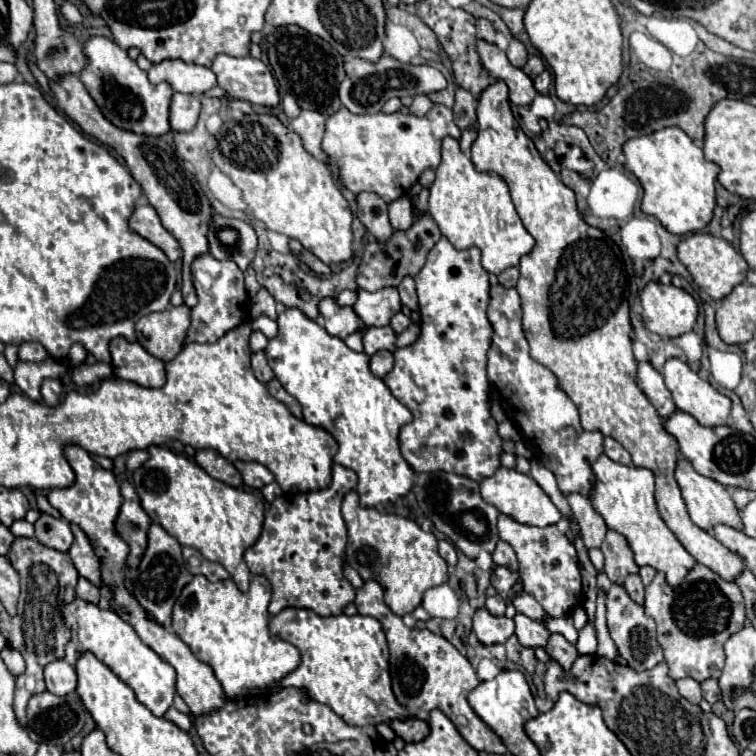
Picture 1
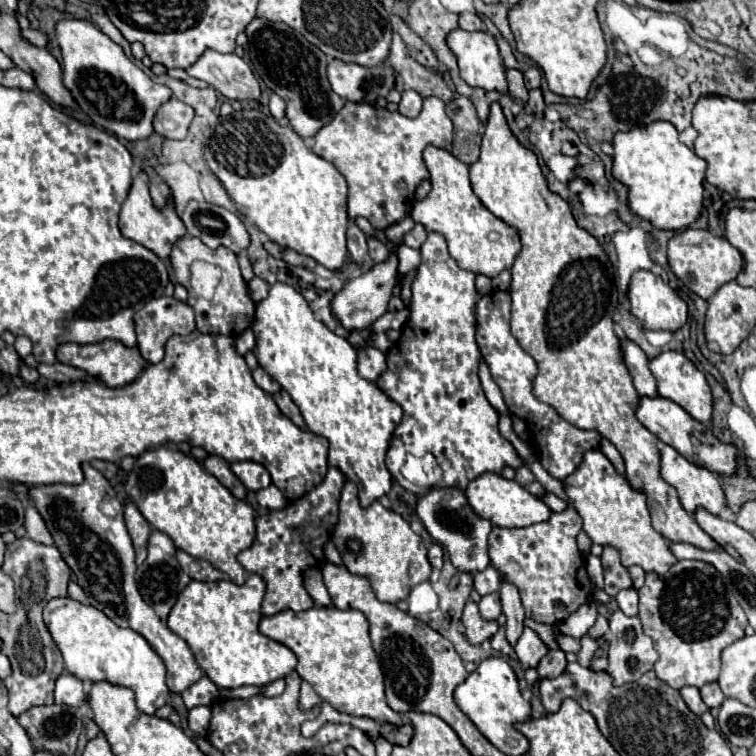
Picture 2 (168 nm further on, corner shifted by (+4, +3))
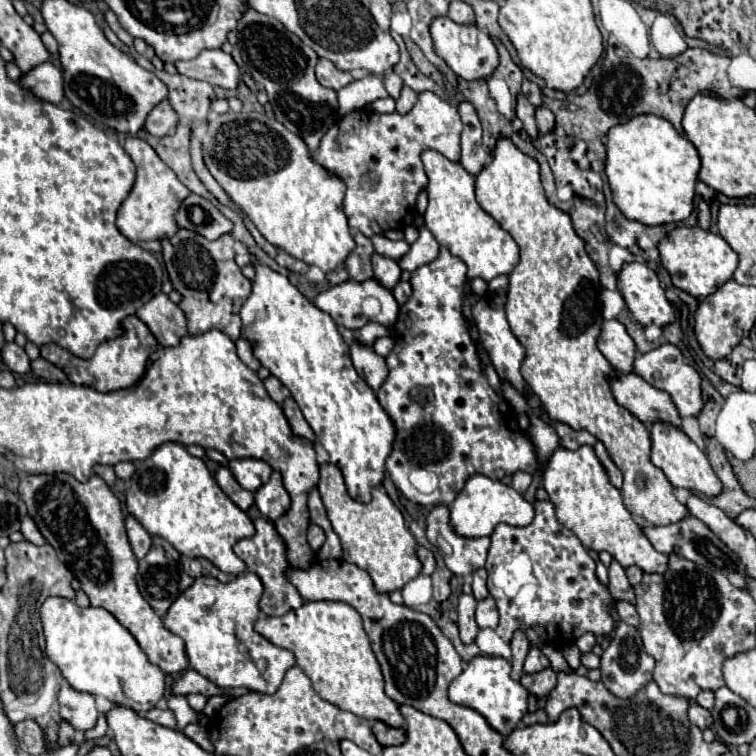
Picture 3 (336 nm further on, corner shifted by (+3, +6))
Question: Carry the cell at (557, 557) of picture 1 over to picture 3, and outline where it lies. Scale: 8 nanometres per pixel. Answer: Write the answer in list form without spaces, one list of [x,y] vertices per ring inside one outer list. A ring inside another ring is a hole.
[[[549,500],[545,502],[535,502],[535,518],[529,526],[525,528],[515,528],[509,524],[499,524],[495,532],[489,536],[491,546],[489,546],[489,556],[485,570],[489,574],[487,578],[487,588],[491,598],[497,604],[499,612],[499,626],[497,634],[509,644],[513,634],[517,630],[523,630],[531,642],[531,646],[543,648],[545,644],[563,648],[575,644],[575,640],[587,632],[595,636],[607,636],[615,626],[615,620],[611,616],[611,610],[615,606],[609,590],[605,584],[599,582],[595,574],[595,560],[589,556],[589,552],[577,542],[577,536],[571,530],[565,530],[557,518],[553,504]]]

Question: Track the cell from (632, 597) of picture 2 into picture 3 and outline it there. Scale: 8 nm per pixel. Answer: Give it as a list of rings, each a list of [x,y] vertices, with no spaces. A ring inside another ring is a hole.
[[[615,602],[615,608],[617,608],[617,614],[619,614],[621,622],[625,622],[629,626],[637,626],[639,624],[639,614],[637,614],[633,604],[629,604],[629,602]]]

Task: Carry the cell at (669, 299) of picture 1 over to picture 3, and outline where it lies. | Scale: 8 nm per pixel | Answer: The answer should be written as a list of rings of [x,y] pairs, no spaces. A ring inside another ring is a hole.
[[[627,262],[619,274],[617,274],[617,282],[619,282],[619,290],[621,290],[621,296],[631,312],[631,316],[641,324],[641,326],[649,326],[649,324],[655,324],[659,328],[671,324],[675,320],[675,306],[665,298],[665,292],[659,284],[659,278],[657,274],[647,266],[647,264],[641,264],[641,262]]]

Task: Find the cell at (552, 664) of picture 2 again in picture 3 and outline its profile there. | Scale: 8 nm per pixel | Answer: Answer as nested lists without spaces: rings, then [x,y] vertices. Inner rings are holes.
[[[545,668],[537,674],[529,674],[529,676],[523,676],[521,678],[521,684],[529,690],[529,694],[535,694],[537,698],[543,698],[547,696],[553,686],[557,684],[557,674],[551,670],[551,668]]]

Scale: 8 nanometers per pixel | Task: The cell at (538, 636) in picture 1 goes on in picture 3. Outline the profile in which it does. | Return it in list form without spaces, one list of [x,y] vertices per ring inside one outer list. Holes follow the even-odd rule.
[[[531,648],[529,654],[527,654],[527,660],[525,660],[525,672],[527,674],[533,674],[533,672],[541,672],[549,666],[549,660],[545,658],[545,654],[537,648]]]

